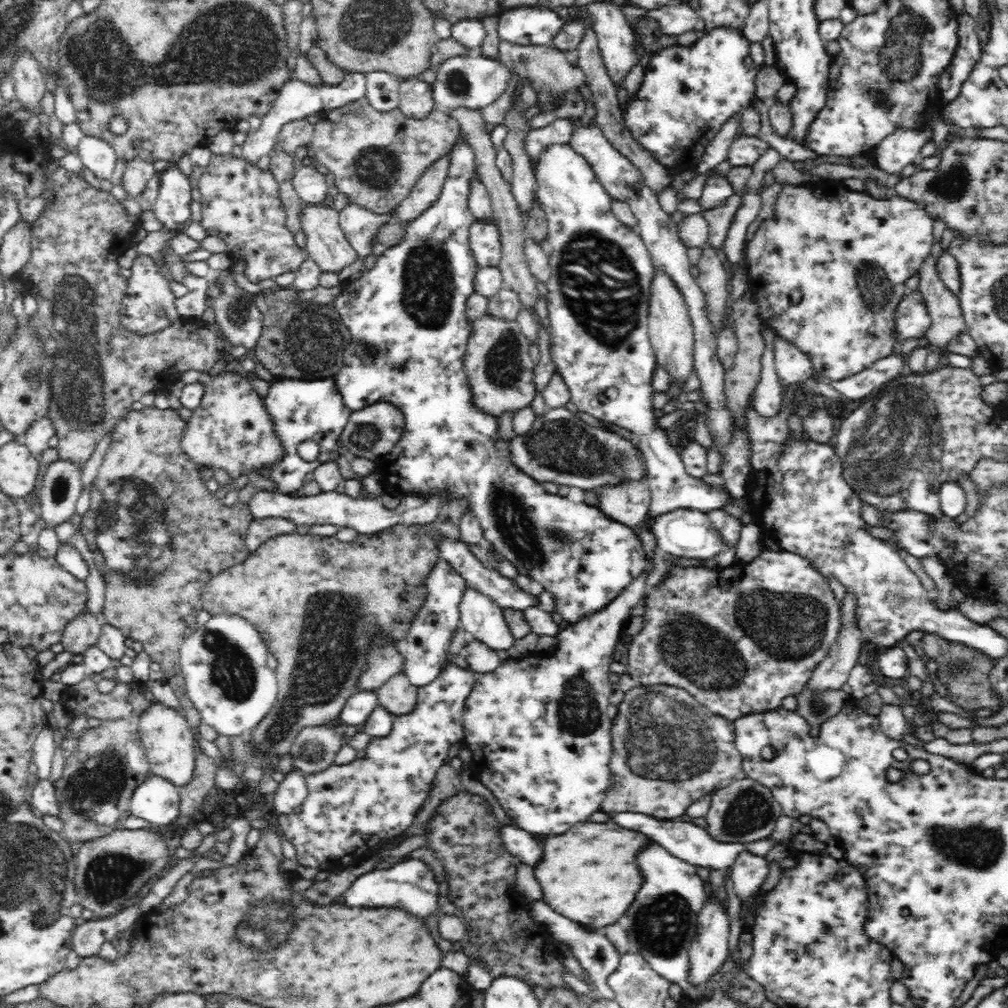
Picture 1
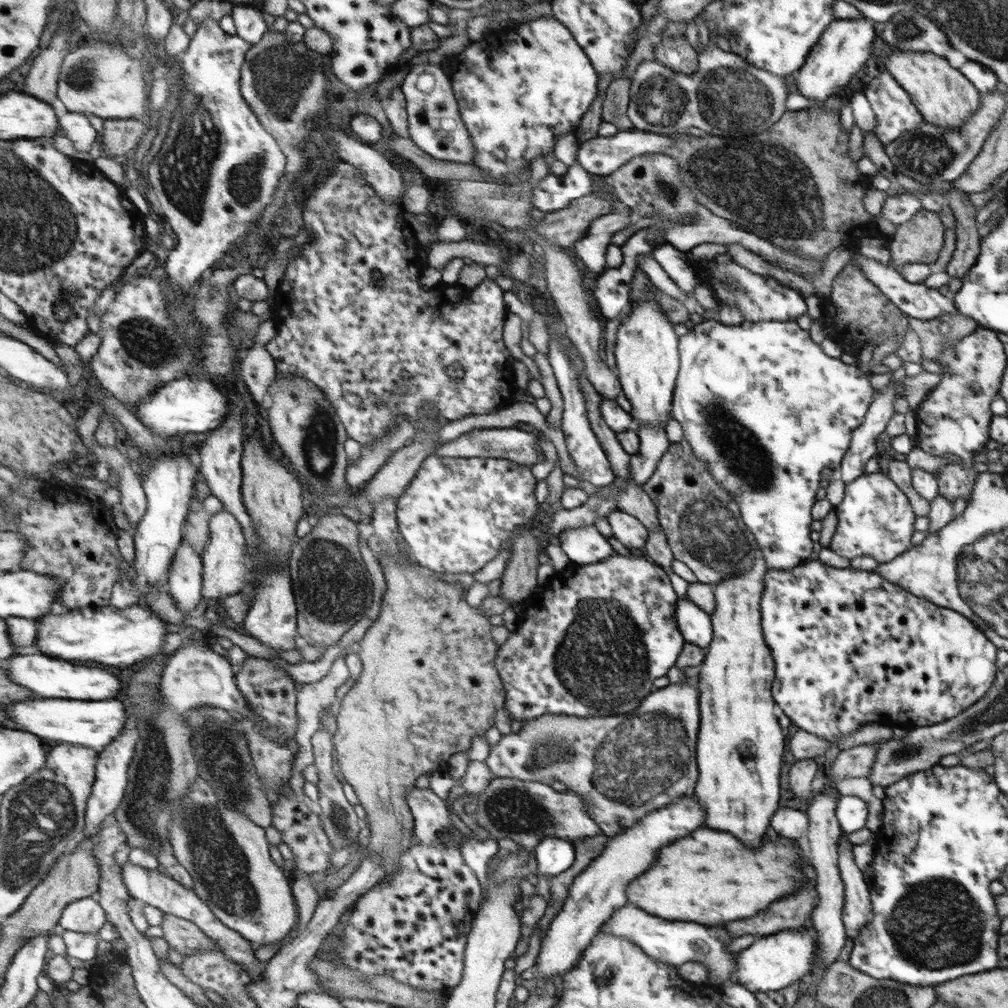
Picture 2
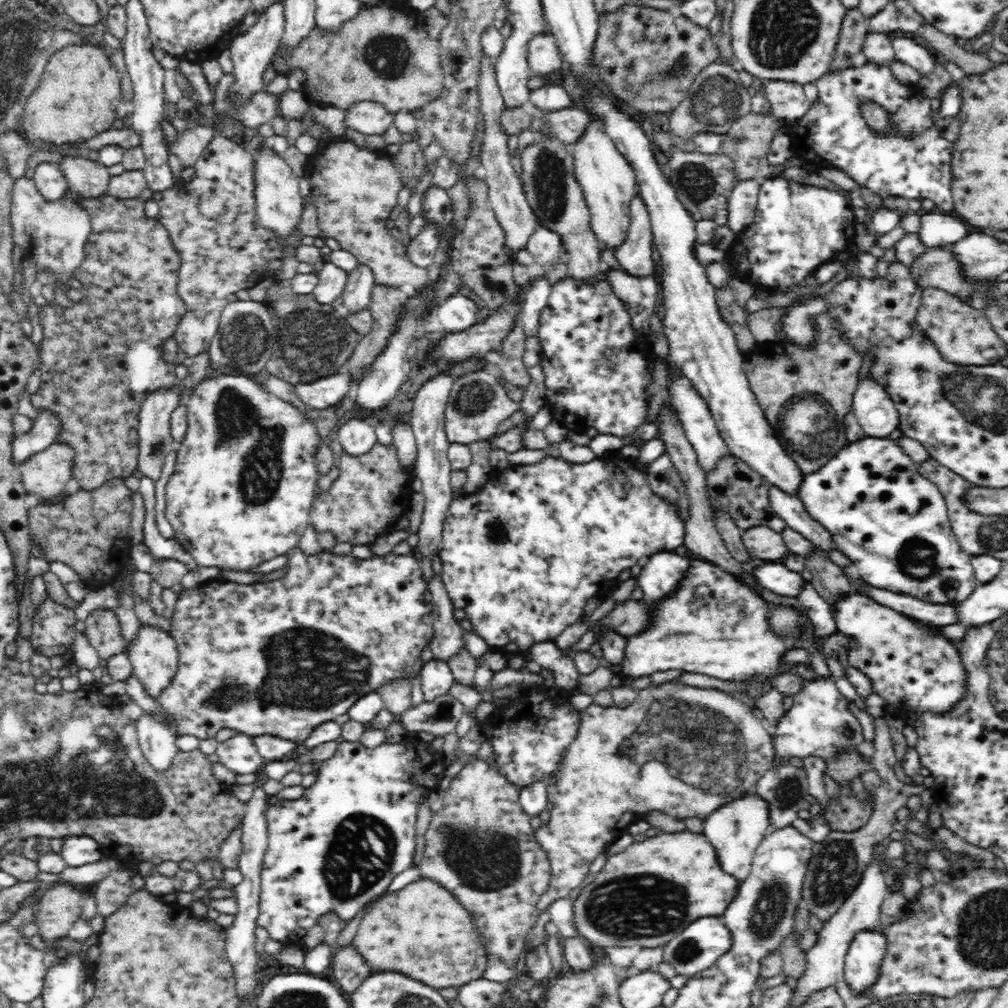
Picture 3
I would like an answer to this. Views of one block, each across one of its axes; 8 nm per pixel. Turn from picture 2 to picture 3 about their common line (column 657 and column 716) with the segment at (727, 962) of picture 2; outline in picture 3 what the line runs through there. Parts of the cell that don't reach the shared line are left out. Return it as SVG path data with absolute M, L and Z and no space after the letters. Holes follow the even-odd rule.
M717 915L697 918L688 924L681 932L675 935L662 946L663 962L666 962L676 970L677 974L690 976L698 971L706 970L714 966L716 960L731 947L731 932L725 927L721 917Z

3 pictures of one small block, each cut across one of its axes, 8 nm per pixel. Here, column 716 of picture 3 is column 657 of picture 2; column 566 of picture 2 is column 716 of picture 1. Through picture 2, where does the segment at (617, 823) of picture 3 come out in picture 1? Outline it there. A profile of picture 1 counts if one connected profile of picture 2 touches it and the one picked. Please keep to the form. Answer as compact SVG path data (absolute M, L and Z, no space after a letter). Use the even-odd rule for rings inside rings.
M666 684L635 687L625 693L623 702L617 707L618 715L611 728L613 779L608 792L612 792L612 796L606 796L606 802L602 802L604 812L644 812L658 820L677 818L688 810L690 804L716 790L718 784L740 777L742 758L735 746L732 722L711 714L686 690Z

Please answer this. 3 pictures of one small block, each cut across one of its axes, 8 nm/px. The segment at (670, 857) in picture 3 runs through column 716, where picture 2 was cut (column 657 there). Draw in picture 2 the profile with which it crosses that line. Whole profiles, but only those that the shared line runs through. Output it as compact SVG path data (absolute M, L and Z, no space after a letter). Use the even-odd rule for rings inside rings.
M704 828L680 838L680 842L672 842L672 846L664 846L654 870L642 874L638 882L632 882L627 897L634 906L644 906L648 913L670 921L714 926L750 918L766 910L778 898L794 894L806 880L798 868L792 842L794 840L778 838L778 846L768 840L768 846L750 850L728 832Z

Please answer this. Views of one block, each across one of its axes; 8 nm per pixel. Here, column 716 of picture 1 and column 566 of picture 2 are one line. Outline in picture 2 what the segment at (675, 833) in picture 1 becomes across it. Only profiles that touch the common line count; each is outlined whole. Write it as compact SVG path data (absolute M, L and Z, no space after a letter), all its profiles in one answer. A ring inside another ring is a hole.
M546 837L535 846L538 861L536 876L553 876L568 870L575 861L575 848L562 838Z

